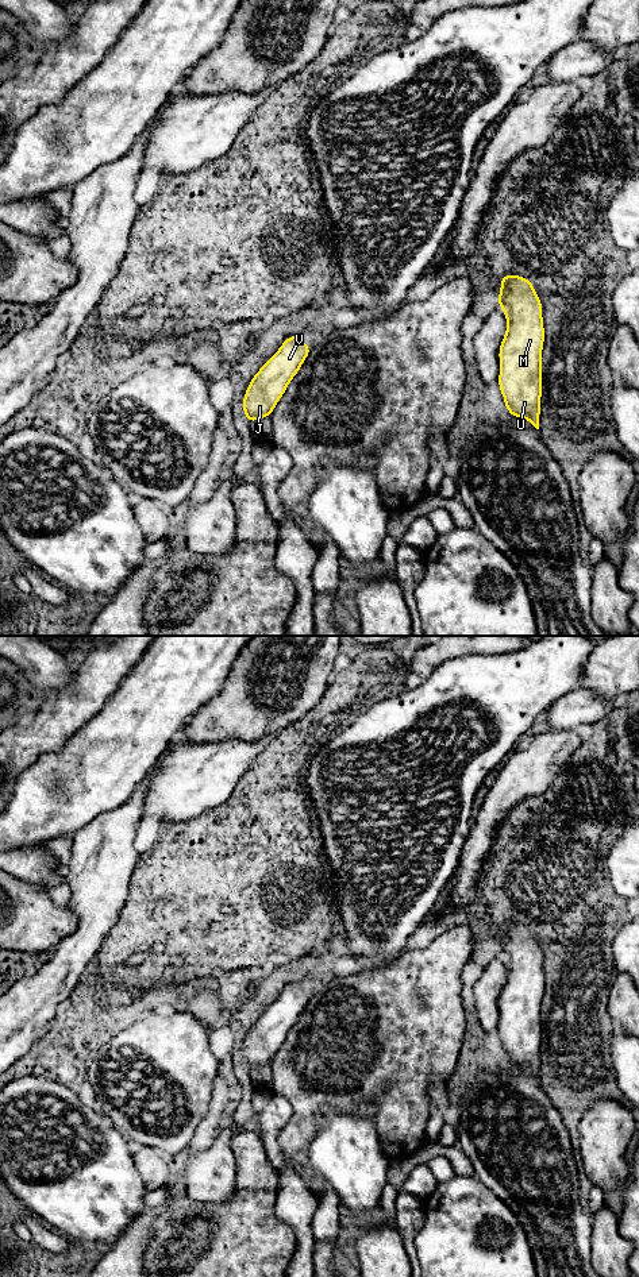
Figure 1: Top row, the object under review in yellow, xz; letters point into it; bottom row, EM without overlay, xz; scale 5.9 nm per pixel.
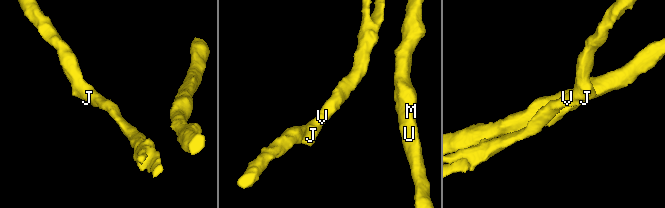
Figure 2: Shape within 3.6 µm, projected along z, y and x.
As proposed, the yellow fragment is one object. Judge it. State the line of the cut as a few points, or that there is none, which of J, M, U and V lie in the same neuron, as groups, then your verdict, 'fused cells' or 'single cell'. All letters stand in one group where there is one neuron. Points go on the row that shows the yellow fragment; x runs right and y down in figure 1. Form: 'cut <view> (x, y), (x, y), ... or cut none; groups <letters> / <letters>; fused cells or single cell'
cut none; groups J M U V; single cell

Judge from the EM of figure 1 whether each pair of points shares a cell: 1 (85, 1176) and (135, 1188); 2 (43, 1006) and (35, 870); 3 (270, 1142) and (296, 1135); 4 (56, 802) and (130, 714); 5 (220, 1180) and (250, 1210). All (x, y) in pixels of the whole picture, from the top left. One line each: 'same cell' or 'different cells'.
1: same cell
2: different cells
3: different cells
4: same cell
5: different cells

